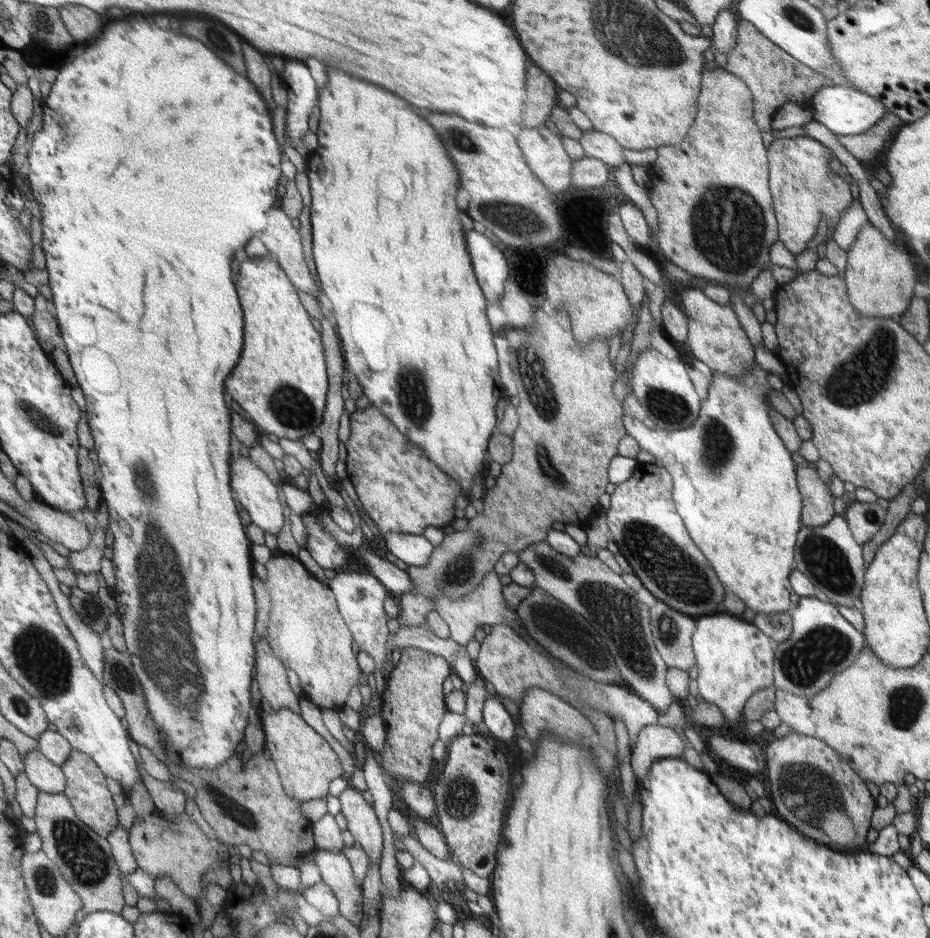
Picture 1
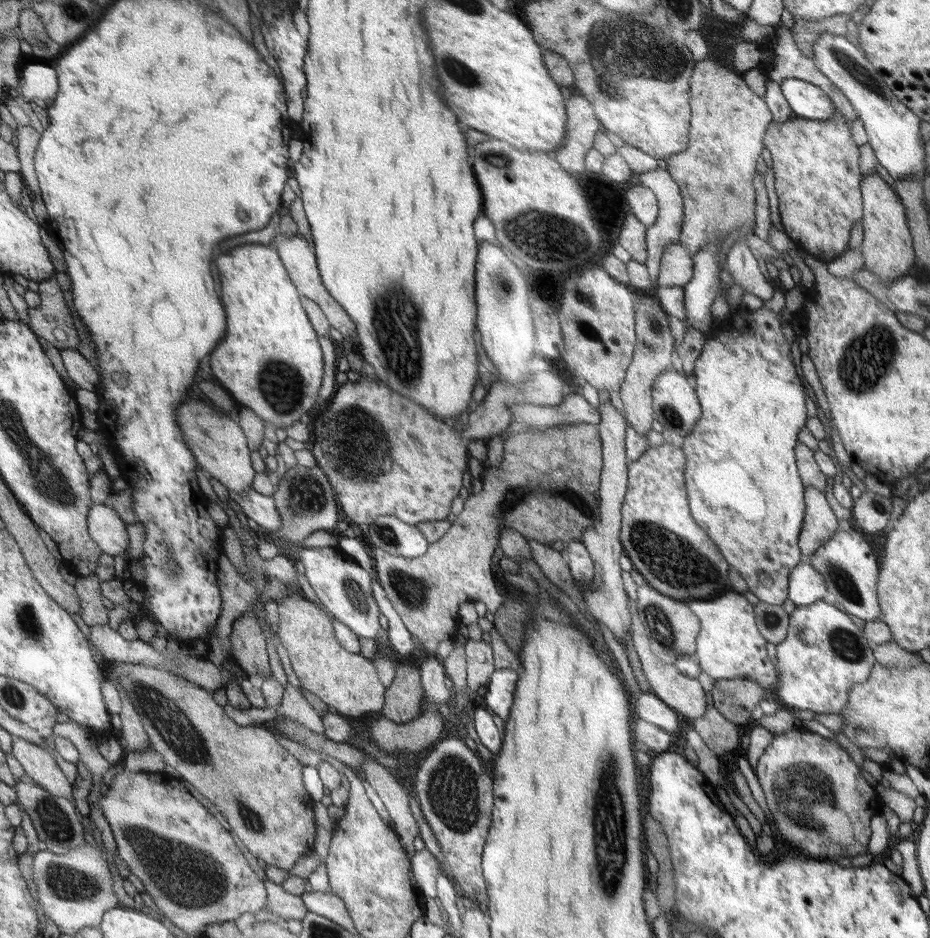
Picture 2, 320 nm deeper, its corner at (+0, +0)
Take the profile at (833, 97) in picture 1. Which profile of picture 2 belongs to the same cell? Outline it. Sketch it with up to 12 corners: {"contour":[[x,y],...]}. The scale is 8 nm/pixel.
{"contour":[[808,82],[778,85],[798,118],[827,120],[835,110]]}

